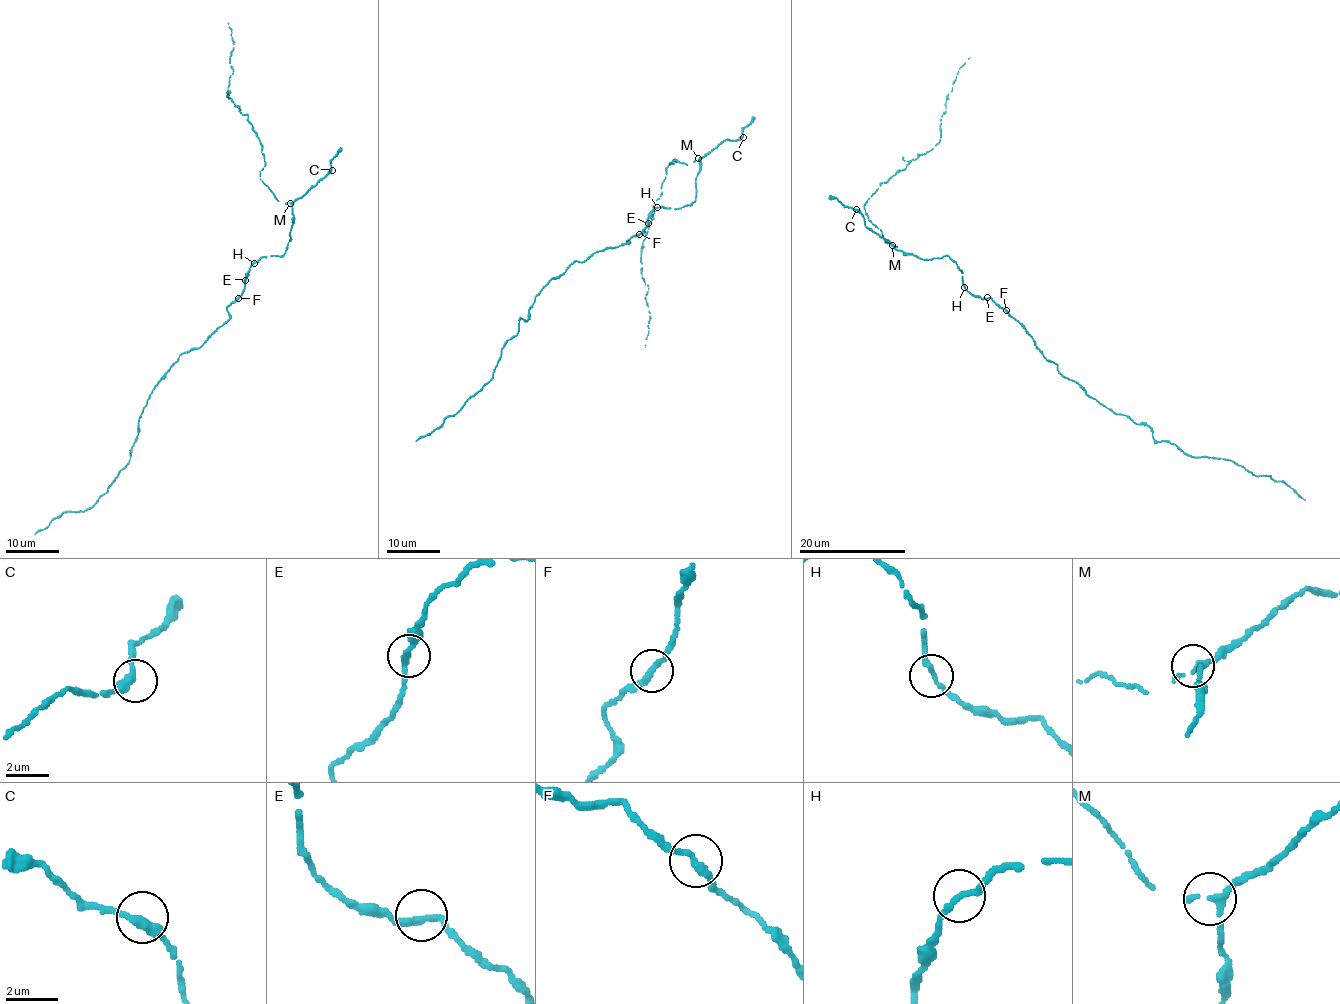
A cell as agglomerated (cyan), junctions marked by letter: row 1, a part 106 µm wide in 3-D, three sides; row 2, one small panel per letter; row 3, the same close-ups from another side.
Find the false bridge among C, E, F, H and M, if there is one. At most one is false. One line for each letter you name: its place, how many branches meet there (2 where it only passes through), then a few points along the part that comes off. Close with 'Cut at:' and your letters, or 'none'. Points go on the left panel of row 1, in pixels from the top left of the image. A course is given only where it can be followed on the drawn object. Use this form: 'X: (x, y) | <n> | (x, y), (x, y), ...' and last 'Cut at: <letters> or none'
Cut at: none

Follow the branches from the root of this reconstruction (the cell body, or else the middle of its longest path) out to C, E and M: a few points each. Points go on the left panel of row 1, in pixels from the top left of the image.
C: (254, 263), (261, 257), (284, 254), (291, 240), (291, 206), (332, 170)
E: (254, 263), (245, 280)
M: (254, 263), (261, 257), (281, 256), (285, 252), (292, 226), (290, 203)

